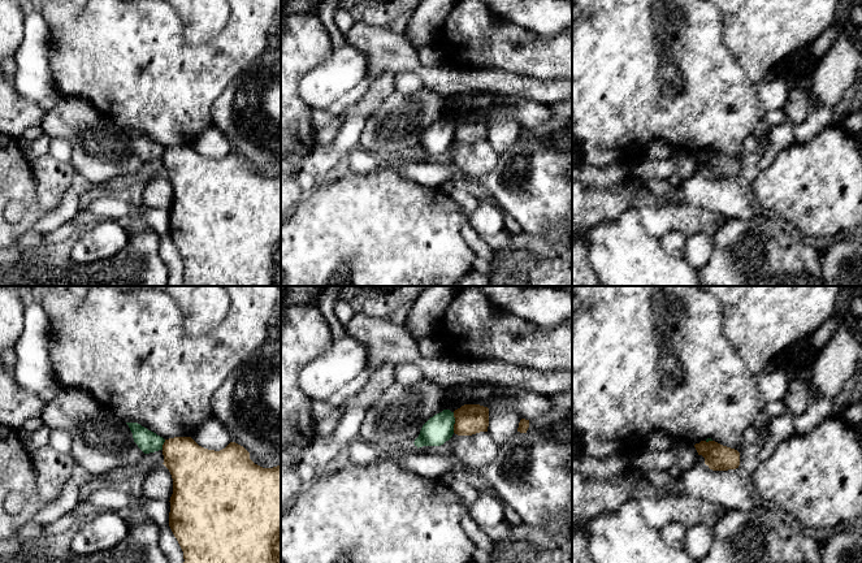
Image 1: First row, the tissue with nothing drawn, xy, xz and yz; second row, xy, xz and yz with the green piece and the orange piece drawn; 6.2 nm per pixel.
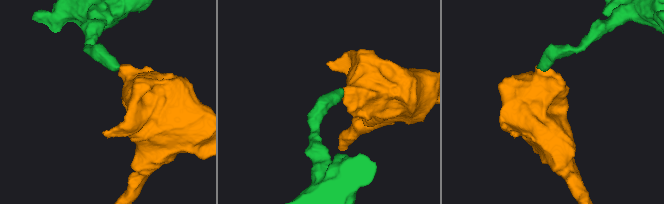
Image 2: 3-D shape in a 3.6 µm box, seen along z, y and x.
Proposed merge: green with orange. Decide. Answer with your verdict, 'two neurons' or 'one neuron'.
two neurons

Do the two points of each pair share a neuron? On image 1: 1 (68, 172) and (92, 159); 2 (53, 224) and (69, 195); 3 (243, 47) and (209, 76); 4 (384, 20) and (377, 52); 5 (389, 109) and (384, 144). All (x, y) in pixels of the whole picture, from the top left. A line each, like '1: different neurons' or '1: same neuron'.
1: different neurons
2: same neuron
3: same neuron
4: different neurons
5: same neuron

